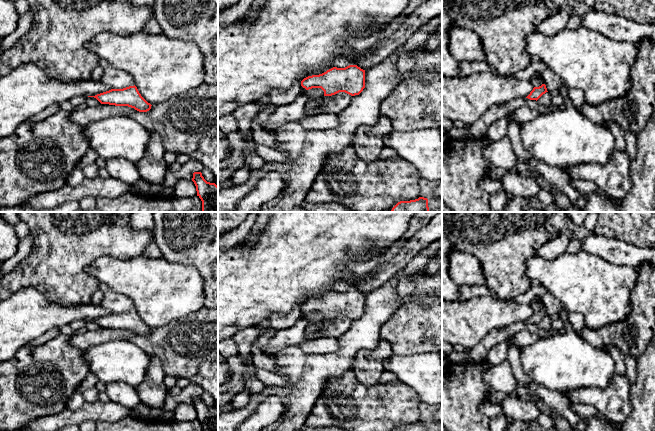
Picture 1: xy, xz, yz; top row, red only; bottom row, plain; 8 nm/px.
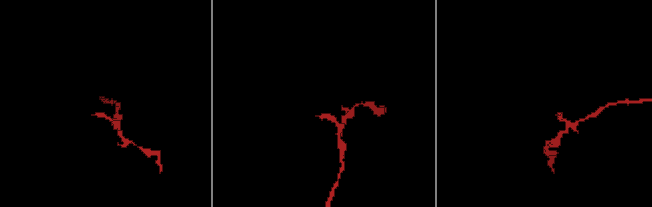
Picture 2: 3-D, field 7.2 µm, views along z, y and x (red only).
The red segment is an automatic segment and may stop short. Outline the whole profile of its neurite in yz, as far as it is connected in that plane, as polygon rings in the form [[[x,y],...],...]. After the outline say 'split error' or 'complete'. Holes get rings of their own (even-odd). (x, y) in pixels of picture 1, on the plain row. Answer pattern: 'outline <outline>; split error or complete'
outline [[[537,297],[533,299],[531,305],[534,309],[534,312],[526,322],[537,325],[543,318],[545,318],[548,315],[543,304],[538,300]]]; split error

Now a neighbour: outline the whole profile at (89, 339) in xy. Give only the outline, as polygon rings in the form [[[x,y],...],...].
[[[101,328],[95,332],[87,331],[85,333],[75,333],[71,336],[70,342],[73,346],[86,350],[110,340],[129,340],[135,336],[137,336],[137,334],[128,330]]]

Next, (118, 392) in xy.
[[[111,382],[106,384],[105,392],[111,401],[121,404],[129,409],[140,403],[136,388],[122,382]]]

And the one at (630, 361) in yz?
[[[625,355],[625,365],[626,365],[626,377],[628,378],[630,385],[632,386],[636,382],[636,362],[637,359],[631,355]]]

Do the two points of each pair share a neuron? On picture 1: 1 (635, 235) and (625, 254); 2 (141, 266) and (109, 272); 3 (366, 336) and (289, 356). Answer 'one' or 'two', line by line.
1: two
2: one
3: one

